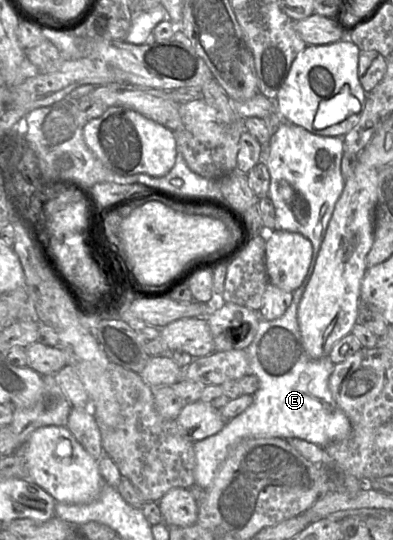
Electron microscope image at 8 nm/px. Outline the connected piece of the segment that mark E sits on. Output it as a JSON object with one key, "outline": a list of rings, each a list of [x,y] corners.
{"outline":[[[317,257],[311,258],[306,277],[299,288],[293,292],[293,298],[286,312],[278,319],[267,321],[260,318],[258,331],[251,344],[246,348],[250,365],[250,373],[260,382],[259,389],[253,394],[252,404],[241,414],[226,422],[216,434],[201,441],[194,442],[196,466],[194,471],[195,483],[206,489],[211,484],[220,465],[228,456],[231,448],[239,441],[248,438],[298,438],[320,447],[341,442],[349,438],[352,424],[343,410],[335,402],[329,388],[329,377],[334,364],[329,356],[312,359],[304,350],[302,337],[297,320],[297,310],[305,288],[313,274]]]}

